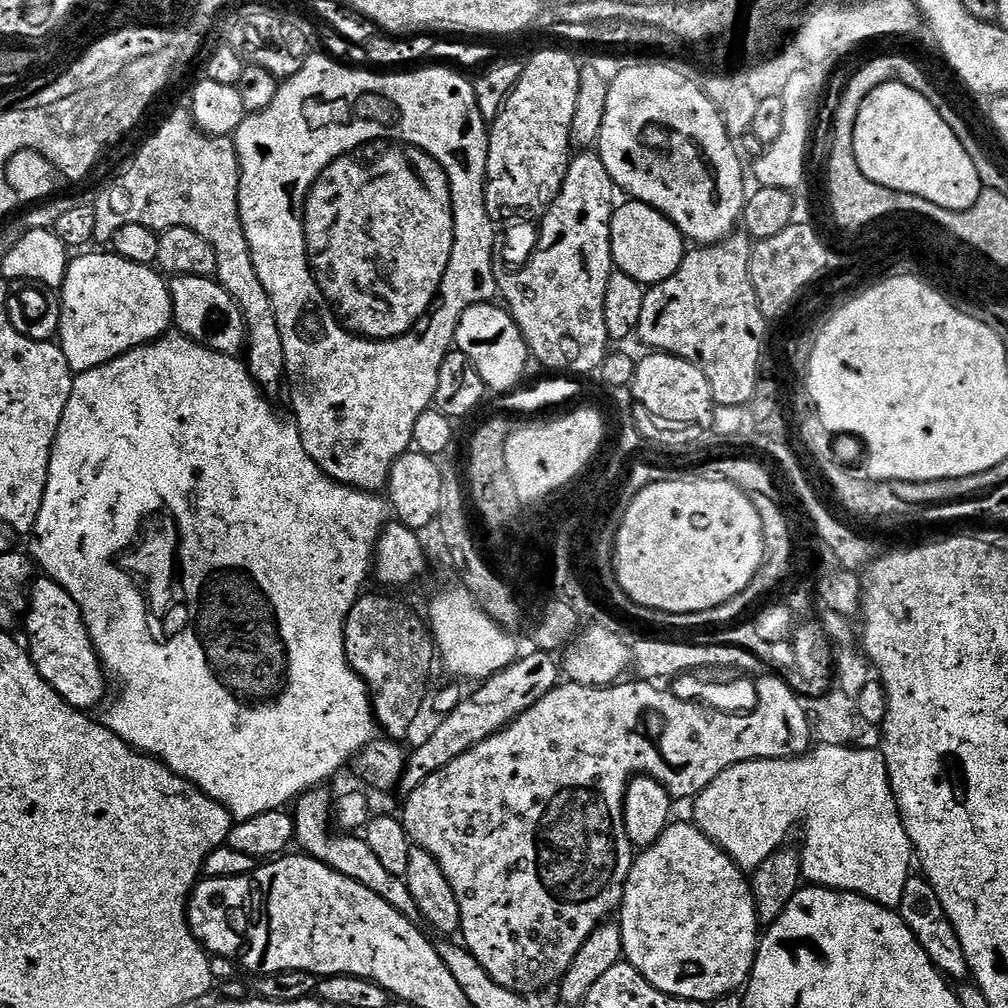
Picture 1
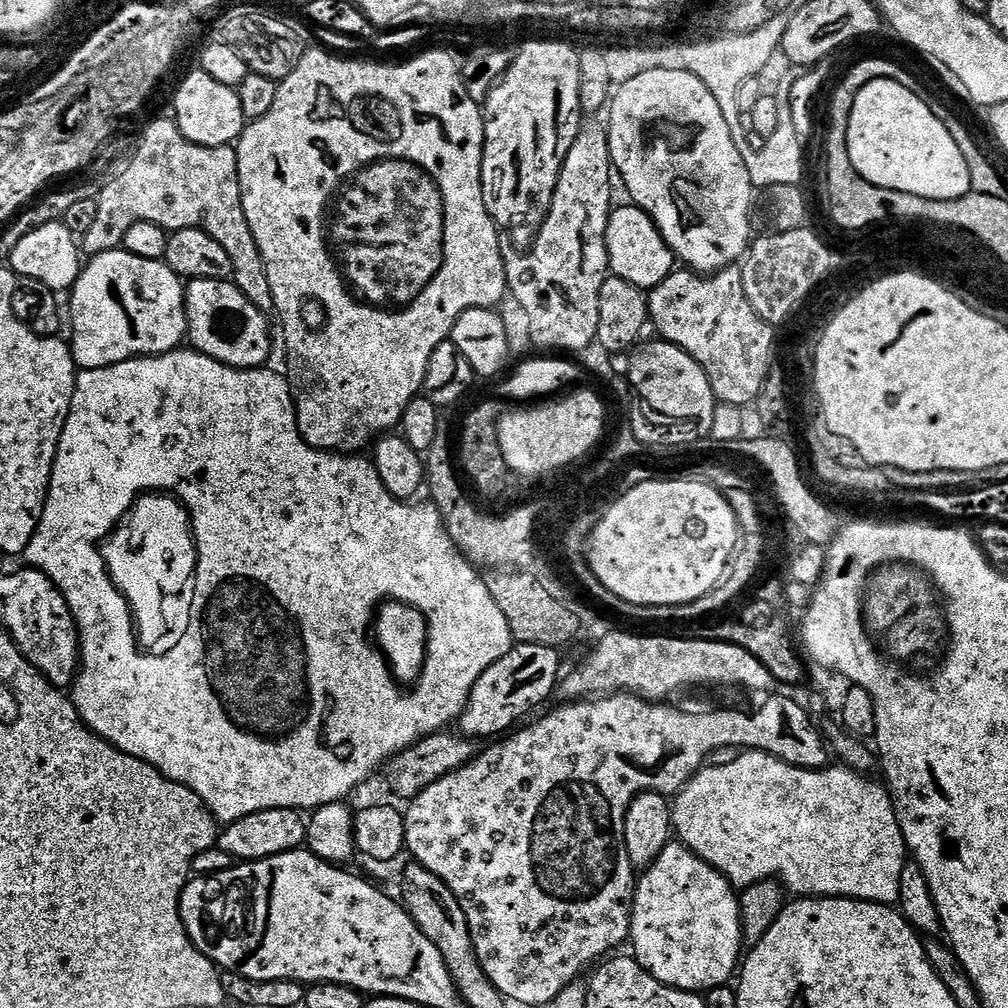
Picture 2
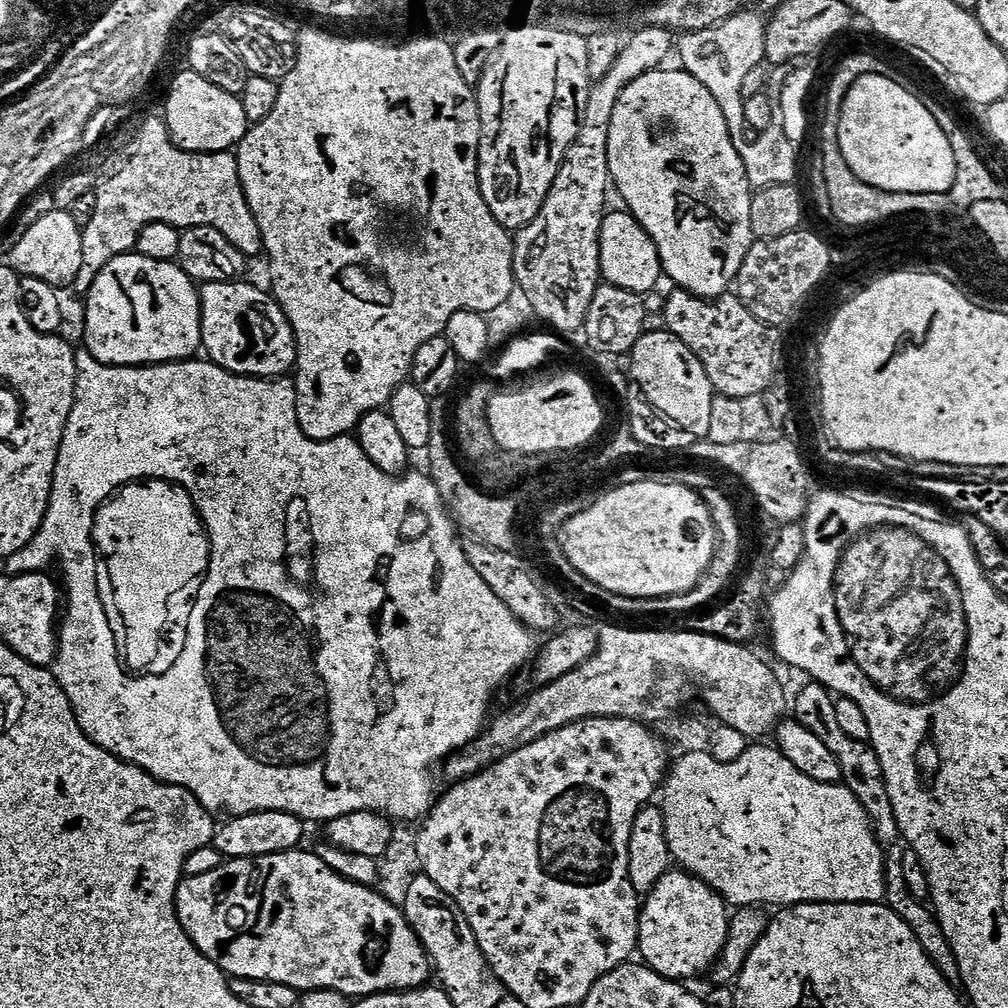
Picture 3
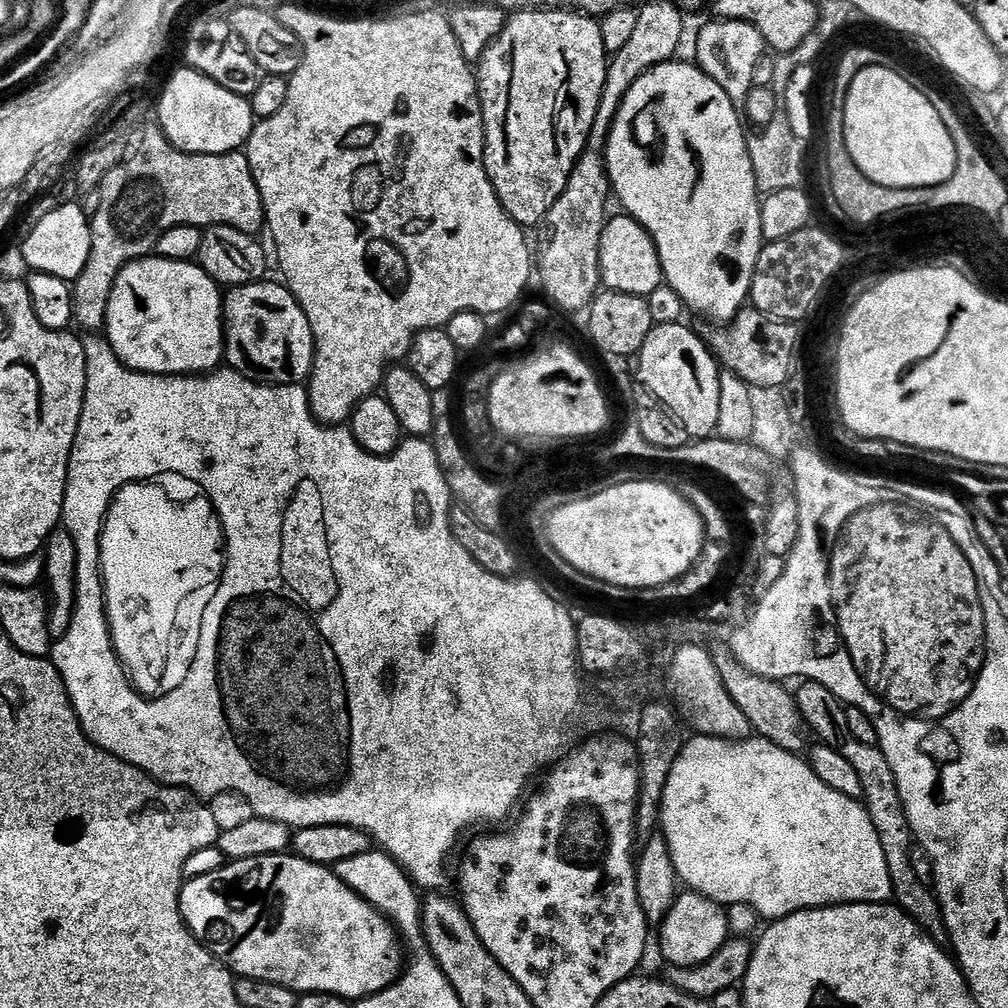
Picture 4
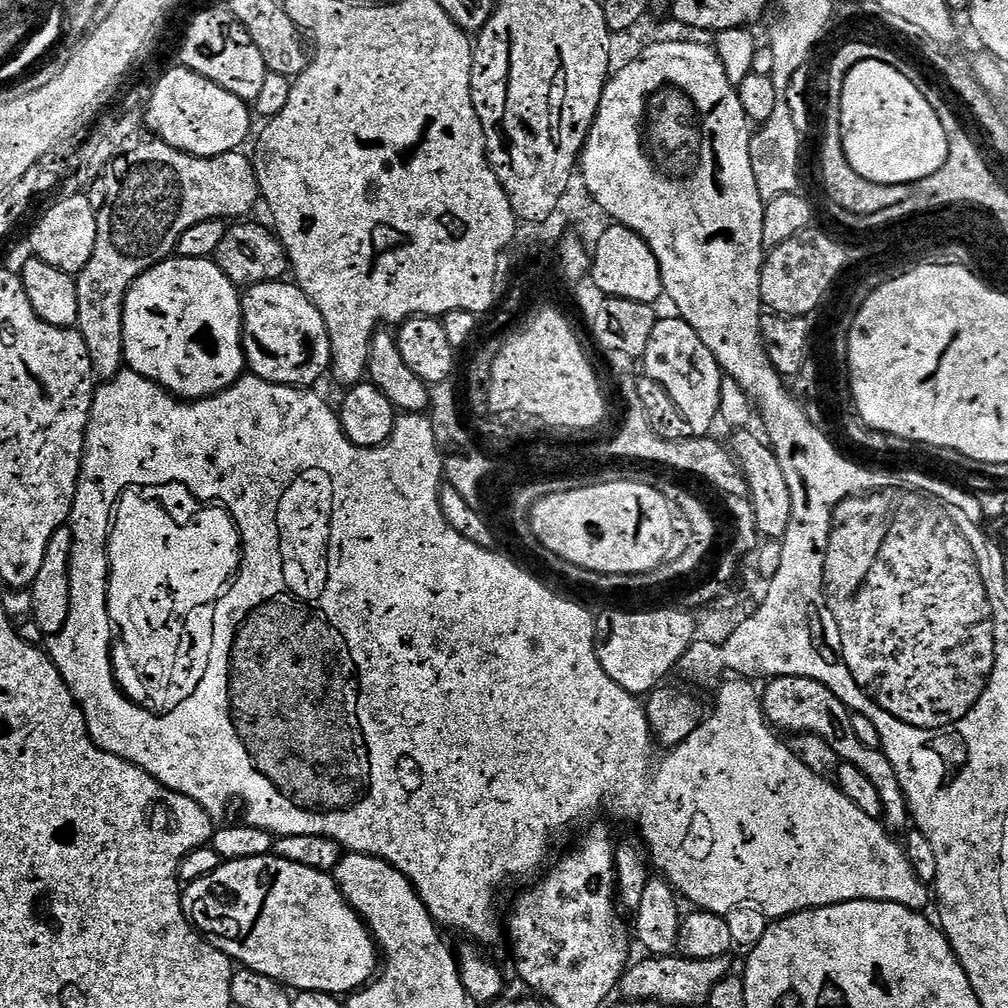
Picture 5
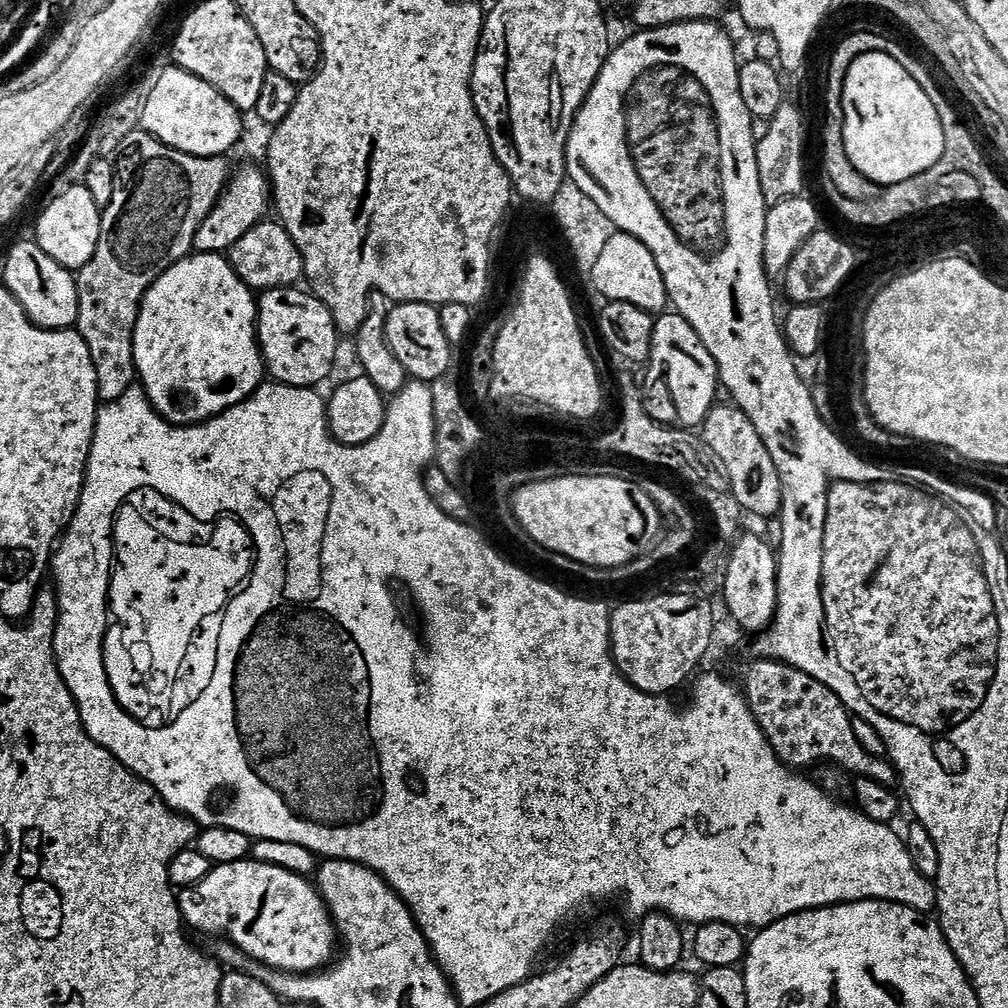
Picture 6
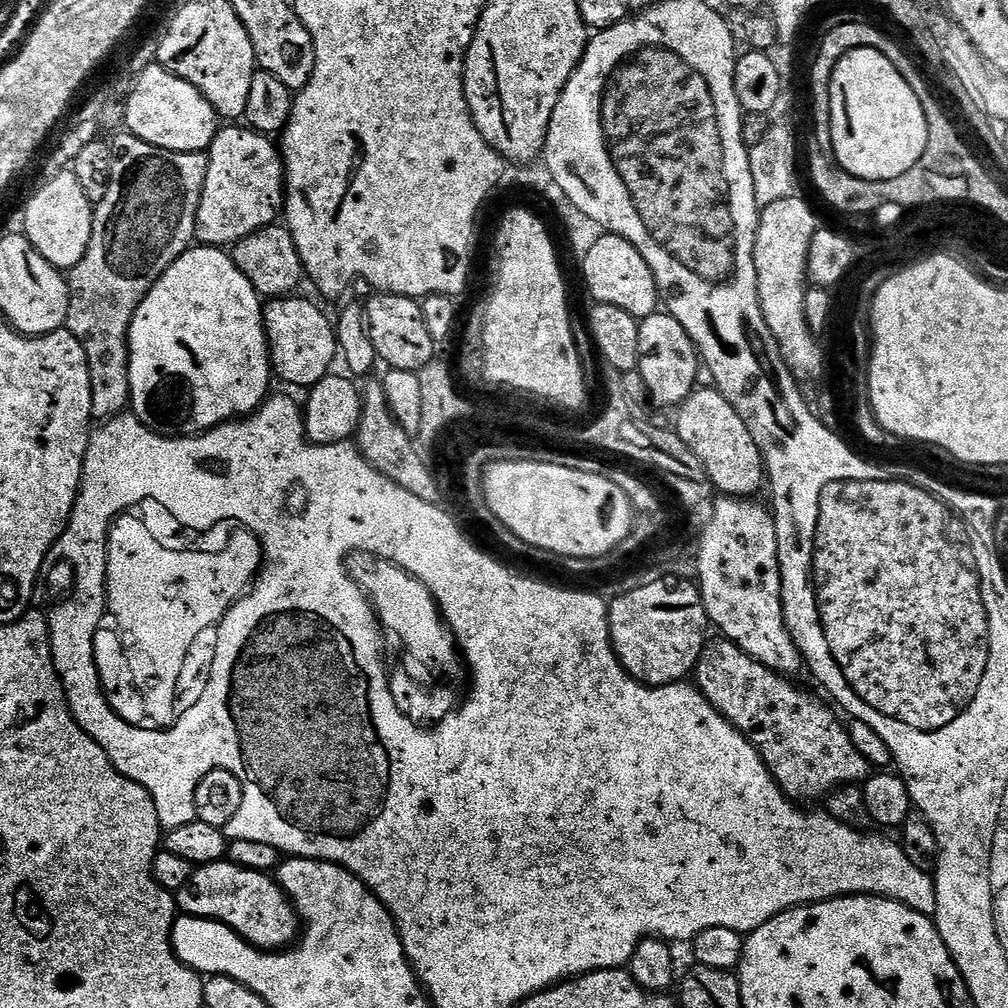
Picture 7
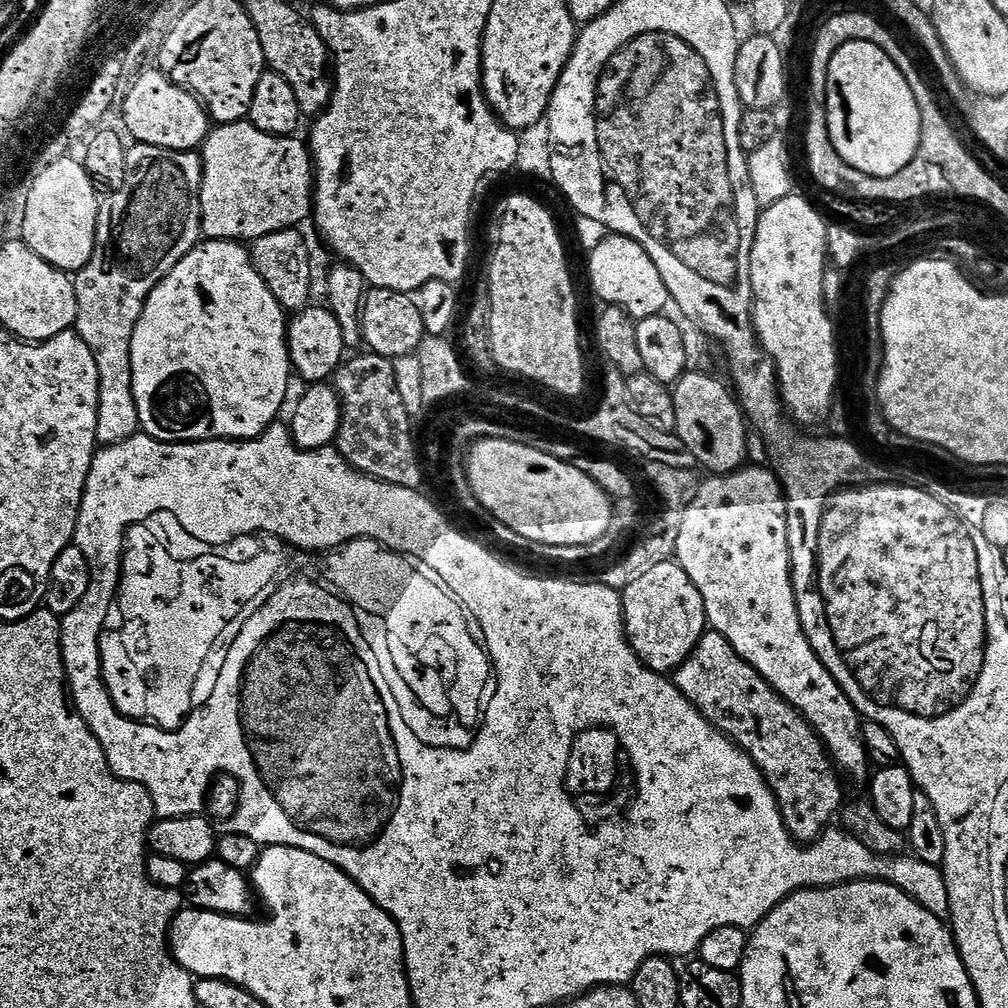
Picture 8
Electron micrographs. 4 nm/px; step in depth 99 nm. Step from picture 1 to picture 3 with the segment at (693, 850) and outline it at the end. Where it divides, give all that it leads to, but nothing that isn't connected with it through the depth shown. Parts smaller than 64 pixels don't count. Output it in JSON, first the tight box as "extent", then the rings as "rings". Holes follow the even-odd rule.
{"extent":[639,870,729,982],"rings":[[[670,870],[658,882],[658,886],[654,886],[654,890],[643,897],[640,910],[639,959],[668,980],[689,982],[688,980],[702,975],[703,972],[705,975],[726,946],[729,919],[729,905],[710,885],[683,870]]]}

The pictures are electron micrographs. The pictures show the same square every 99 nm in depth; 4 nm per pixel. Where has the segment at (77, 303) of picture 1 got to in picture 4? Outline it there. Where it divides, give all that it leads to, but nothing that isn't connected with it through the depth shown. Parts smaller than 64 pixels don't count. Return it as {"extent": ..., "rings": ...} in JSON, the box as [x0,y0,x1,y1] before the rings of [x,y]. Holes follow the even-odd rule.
{"extent":[102,254,222,376],"rings":[[[155,254],[134,260],[112,279],[102,328],[104,332],[108,331],[106,343],[113,356],[135,372],[149,372],[155,376],[207,374],[222,360],[221,285],[209,278],[196,262],[164,260]]]}

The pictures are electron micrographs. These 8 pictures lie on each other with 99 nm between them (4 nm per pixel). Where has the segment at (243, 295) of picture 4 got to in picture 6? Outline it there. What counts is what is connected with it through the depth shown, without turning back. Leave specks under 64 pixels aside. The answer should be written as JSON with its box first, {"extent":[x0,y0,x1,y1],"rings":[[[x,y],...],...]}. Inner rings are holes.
{"extent":[254,286,333,388],"rings":[[[293,286],[261,291],[255,305],[254,327],[267,375],[295,388],[312,388],[328,372],[333,313],[321,300]]]}

